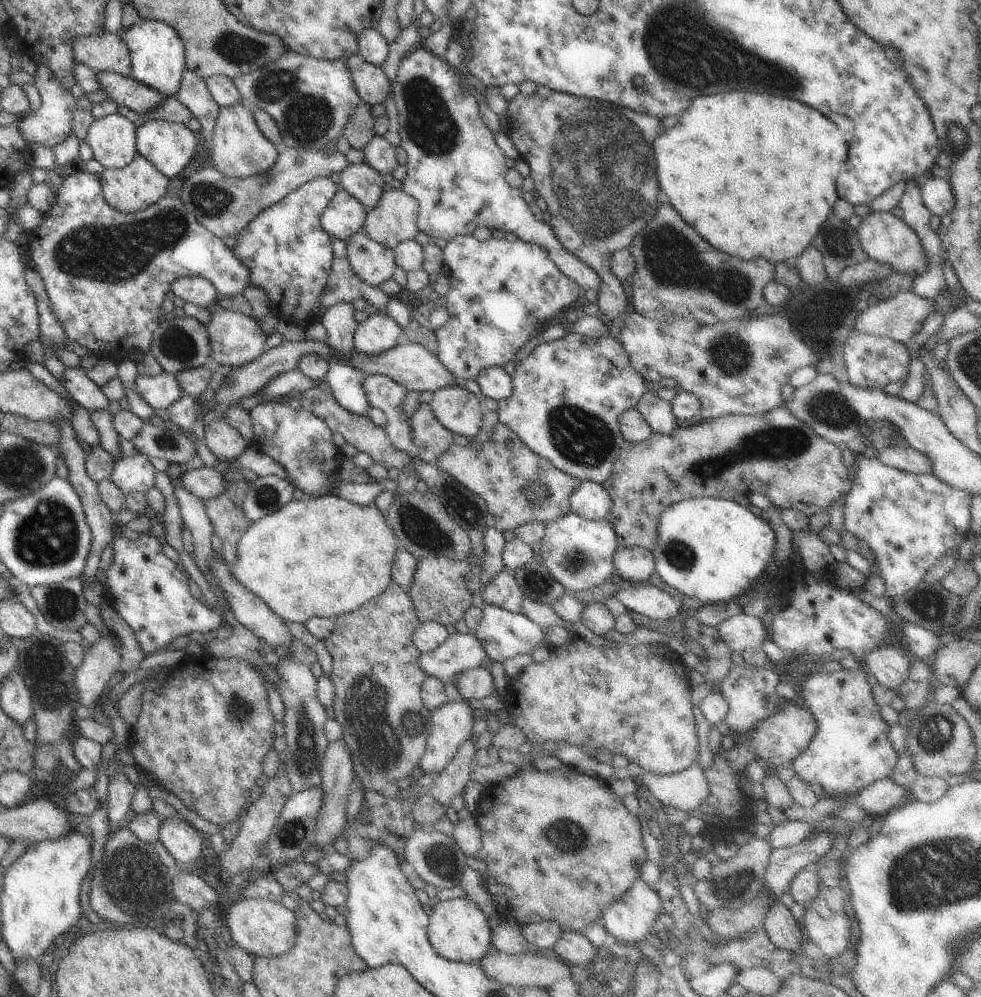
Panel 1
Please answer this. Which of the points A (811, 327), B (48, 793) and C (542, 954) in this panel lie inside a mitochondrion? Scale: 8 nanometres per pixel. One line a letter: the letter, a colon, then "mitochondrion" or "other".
A: other
B: other
C: other

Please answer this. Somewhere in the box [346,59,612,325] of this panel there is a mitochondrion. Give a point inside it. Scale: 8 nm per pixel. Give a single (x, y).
(431, 127)

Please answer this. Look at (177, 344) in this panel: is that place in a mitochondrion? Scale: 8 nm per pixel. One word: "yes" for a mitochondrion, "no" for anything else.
yes

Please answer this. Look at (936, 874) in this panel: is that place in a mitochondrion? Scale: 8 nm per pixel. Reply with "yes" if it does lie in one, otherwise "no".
yes

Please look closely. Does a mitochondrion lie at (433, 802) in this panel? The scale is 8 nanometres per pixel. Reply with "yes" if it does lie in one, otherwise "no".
no

